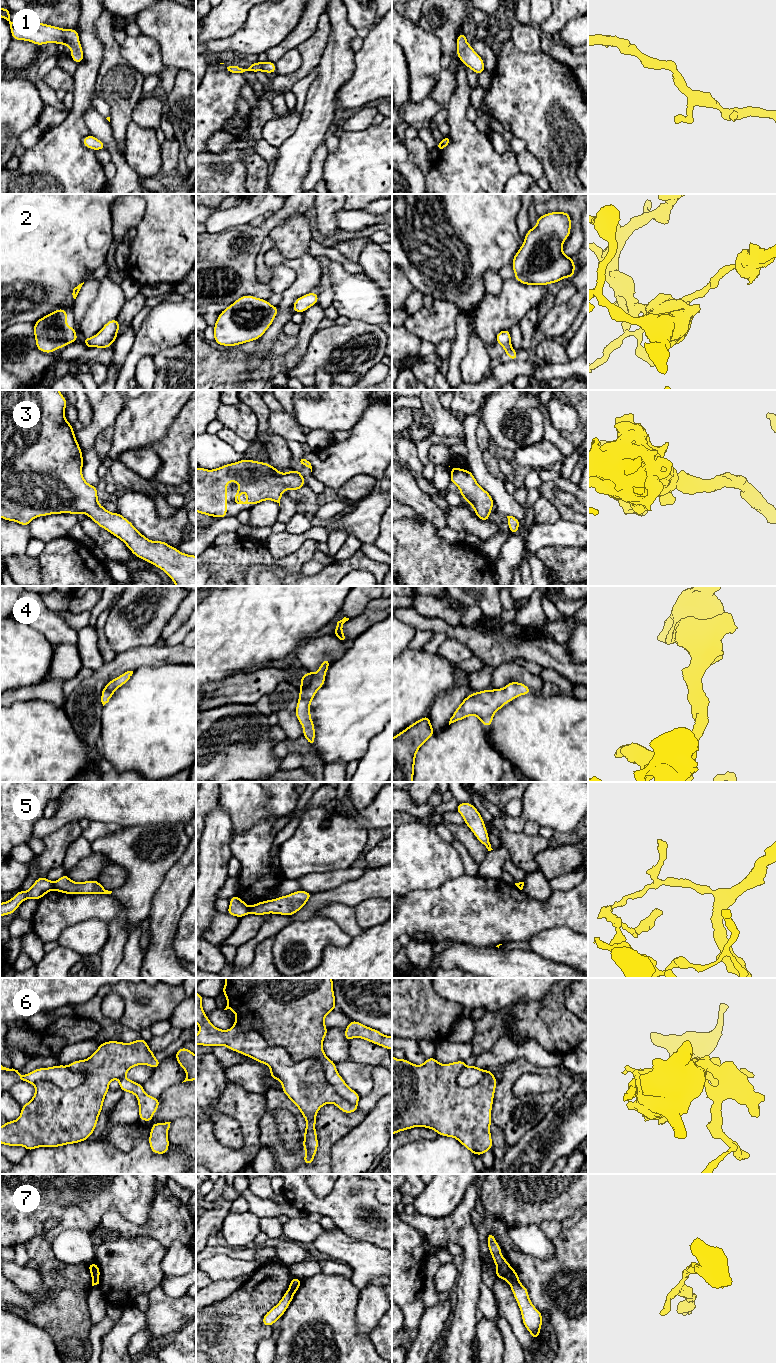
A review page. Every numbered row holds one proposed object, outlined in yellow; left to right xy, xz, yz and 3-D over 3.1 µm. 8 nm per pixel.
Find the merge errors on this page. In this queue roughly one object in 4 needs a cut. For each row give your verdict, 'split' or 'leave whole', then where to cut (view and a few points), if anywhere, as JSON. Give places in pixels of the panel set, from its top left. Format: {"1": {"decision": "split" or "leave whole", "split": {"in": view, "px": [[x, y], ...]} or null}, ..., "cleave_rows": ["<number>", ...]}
{"1": {"decision": "leave whole", "split": null}, "2": {"decision": "leave whole", "split": null}, "3": {"decision": "leave whole", "split": null}, "4": {"decision": "leave whole", "split": null}, "5": {"decision": "split", "split": {"in": "xy", "px": [[52, 882], [53, 889]]}}, "6": {"decision": "leave whole", "split": null}, "7": {"decision": "leave whole", "split": null}, "cleave_rows": ["5"]}

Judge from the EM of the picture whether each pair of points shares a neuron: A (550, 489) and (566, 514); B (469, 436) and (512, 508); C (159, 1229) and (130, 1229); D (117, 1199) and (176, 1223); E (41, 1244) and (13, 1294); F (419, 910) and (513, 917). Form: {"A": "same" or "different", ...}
{"A": "same", "B": "same", "C": "same", "D": "different", "E": "different", "F": "same"}

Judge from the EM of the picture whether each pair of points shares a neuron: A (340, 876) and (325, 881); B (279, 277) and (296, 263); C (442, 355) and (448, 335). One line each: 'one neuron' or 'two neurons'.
A: one neuron
B: two neurons
C: two neurons

